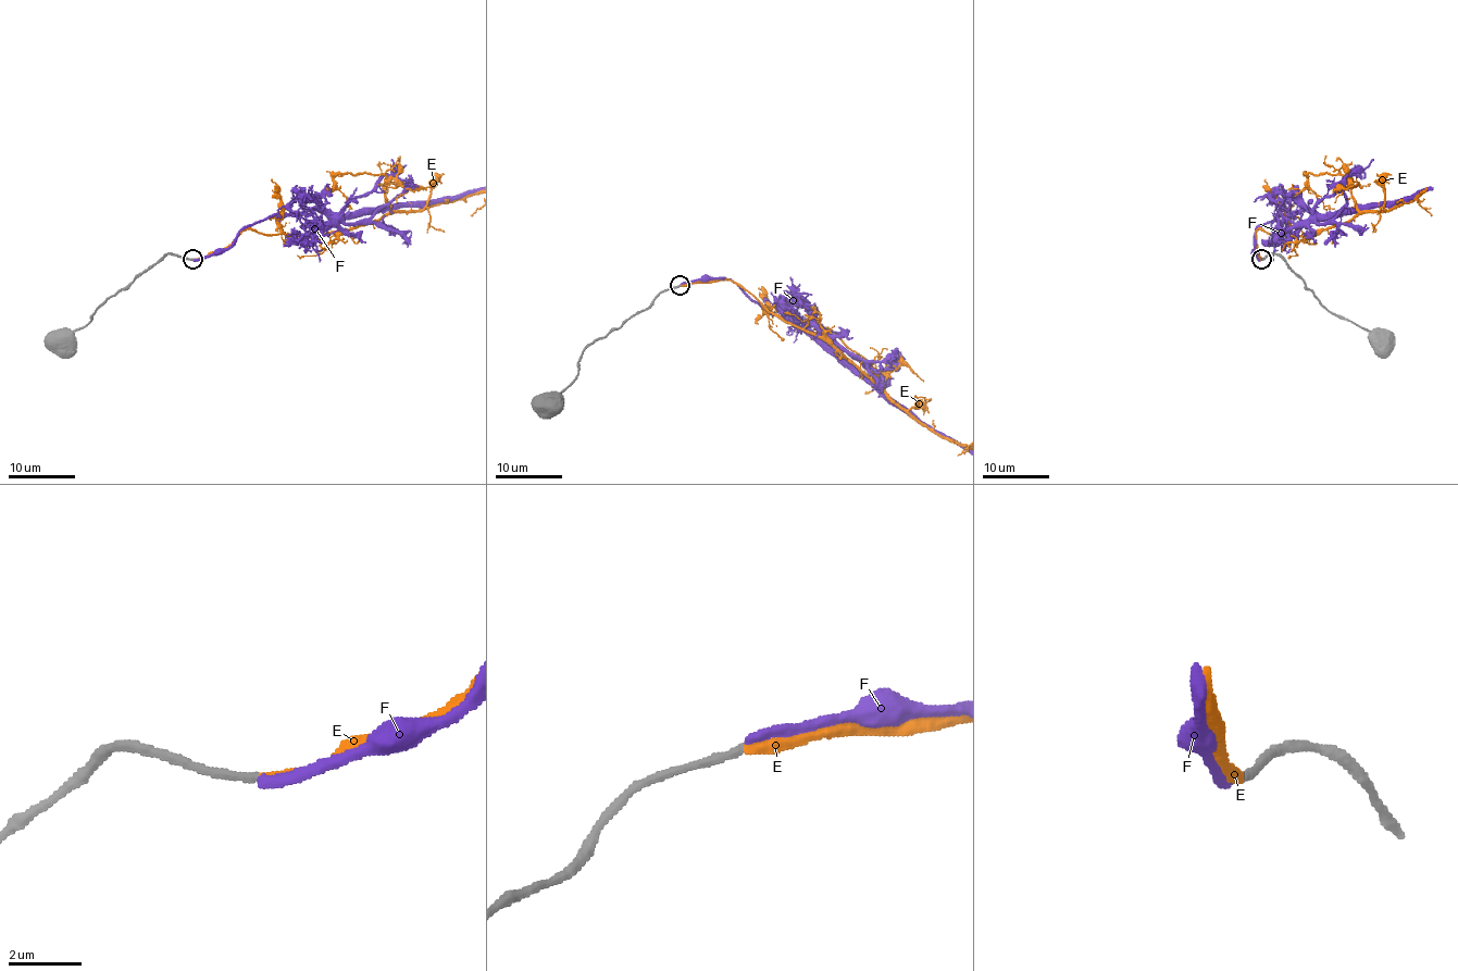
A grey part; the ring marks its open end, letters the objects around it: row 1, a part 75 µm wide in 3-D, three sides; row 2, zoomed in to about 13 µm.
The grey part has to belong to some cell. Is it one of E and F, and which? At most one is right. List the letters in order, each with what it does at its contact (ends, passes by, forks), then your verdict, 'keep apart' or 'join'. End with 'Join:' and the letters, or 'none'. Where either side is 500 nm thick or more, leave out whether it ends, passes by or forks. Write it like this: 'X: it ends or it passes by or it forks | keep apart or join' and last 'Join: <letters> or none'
E: it ends | join
F: it ends | keep apart
Join: E

